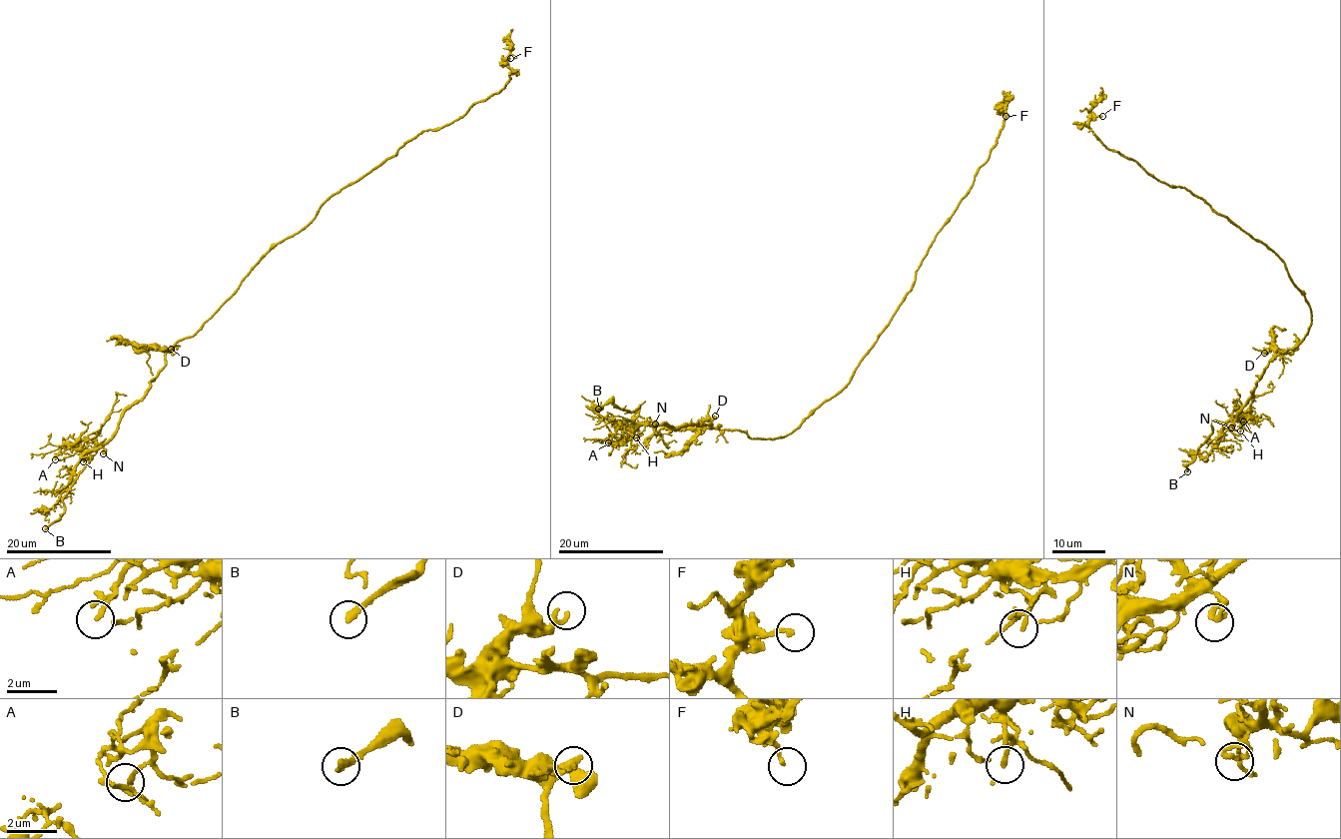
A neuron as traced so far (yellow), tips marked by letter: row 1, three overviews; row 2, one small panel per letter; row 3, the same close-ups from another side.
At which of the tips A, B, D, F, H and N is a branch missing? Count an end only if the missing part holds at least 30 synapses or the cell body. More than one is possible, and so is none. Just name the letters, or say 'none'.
B

